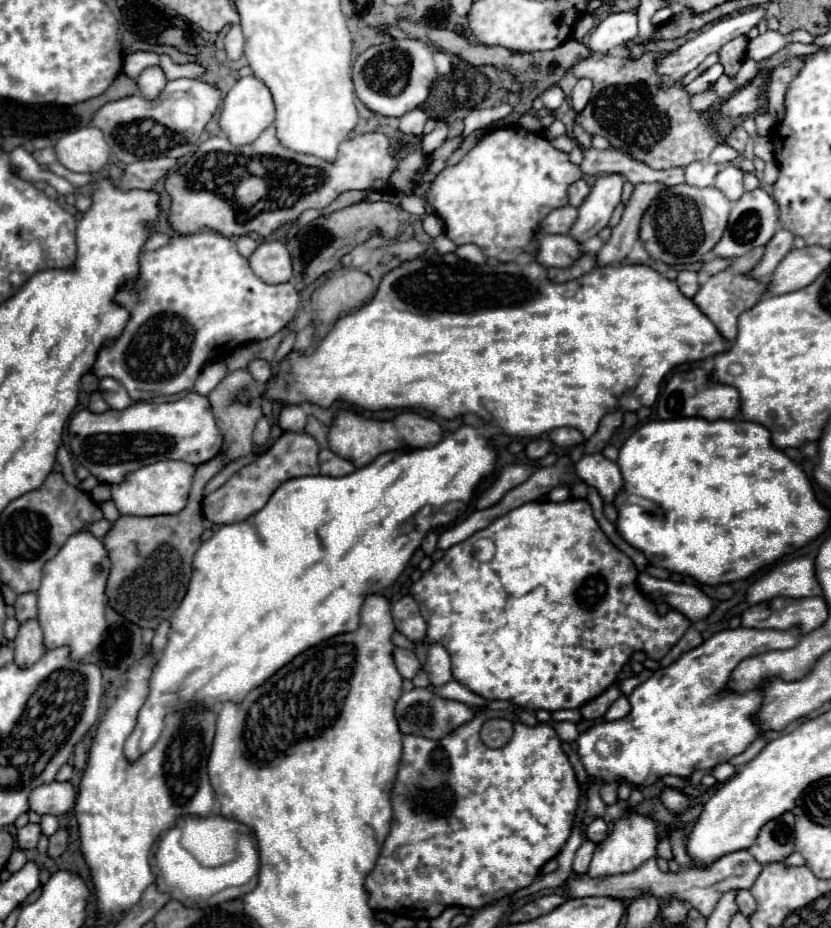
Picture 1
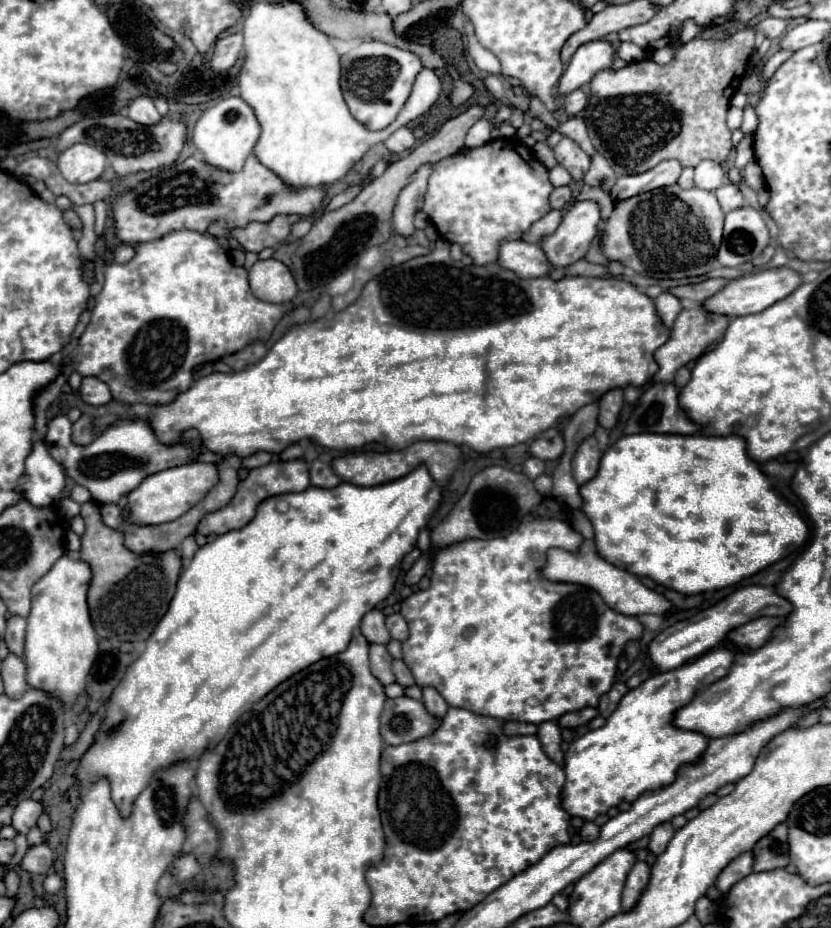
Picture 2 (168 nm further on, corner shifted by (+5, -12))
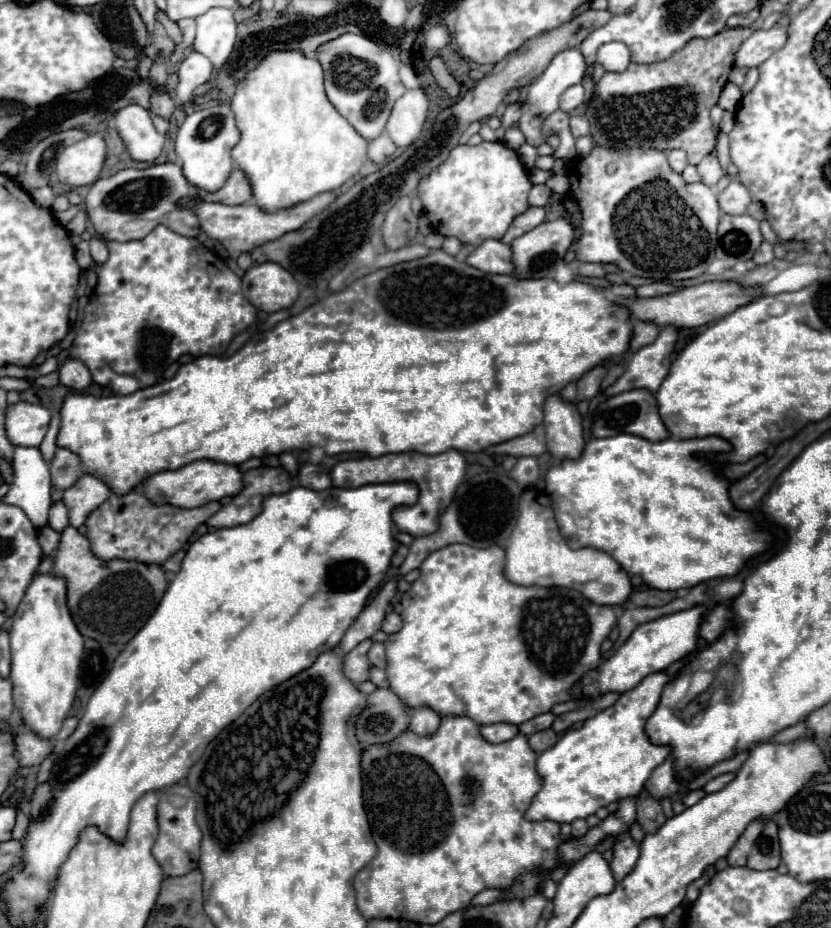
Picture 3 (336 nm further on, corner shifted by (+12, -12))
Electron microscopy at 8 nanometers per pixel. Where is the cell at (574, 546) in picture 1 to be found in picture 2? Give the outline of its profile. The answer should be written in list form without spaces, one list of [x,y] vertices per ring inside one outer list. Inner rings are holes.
[[[527,515],[523,519],[523,525],[515,533],[509,533],[507,537],[497,537],[495,541],[475,541],[475,539],[461,541],[461,543],[455,543],[455,545],[435,553],[431,559],[431,569],[433,569],[431,587],[409,595],[401,603],[401,615],[407,619],[407,625],[409,625],[409,637],[401,643],[403,645],[403,661],[411,669],[415,683],[419,687],[435,687],[443,695],[443,699],[449,703],[449,707],[461,707],[461,709],[473,711],[477,715],[487,715],[487,717],[495,717],[501,721],[525,721],[525,723],[541,725],[545,721],[555,721],[557,717],[561,717],[563,713],[569,713],[569,711],[579,711],[583,707],[597,707],[599,697],[603,693],[607,693],[613,685],[615,671],[617,671],[617,659],[619,659],[625,643],[631,639],[639,639],[639,633],[643,633],[643,625],[635,617],[627,617],[621,613],[617,613],[615,625],[611,621],[603,623],[609,607],[603,603],[599,593],[595,593],[593,589],[587,589],[583,585],[553,583],[553,581],[539,577],[537,569],[543,565],[547,549],[561,547],[567,551],[577,551],[581,541],[583,541],[583,537],[563,521],[535,519],[535,517]]]

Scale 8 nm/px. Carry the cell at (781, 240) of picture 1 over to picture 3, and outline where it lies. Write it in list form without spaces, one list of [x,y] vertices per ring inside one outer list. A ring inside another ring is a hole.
[[[650,283],[650,285],[642,285],[636,289],[638,291],[638,297],[646,299],[646,297],[660,297],[660,295],[668,295],[672,291],[680,291],[678,287],[674,285],[668,285],[668,283]]]

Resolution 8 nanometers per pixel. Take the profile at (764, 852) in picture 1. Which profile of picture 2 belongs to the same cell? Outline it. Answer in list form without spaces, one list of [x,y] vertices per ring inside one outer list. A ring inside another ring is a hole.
[[[781,823],[763,839],[759,839],[753,847],[753,855],[755,855],[753,871],[769,871],[777,867],[787,867],[789,863],[787,825]]]

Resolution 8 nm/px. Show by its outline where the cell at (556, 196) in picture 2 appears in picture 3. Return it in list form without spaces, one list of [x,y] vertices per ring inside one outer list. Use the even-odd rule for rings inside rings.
[[[534,185],[530,191],[530,197],[528,197],[528,203],[536,205],[536,207],[544,207],[544,205],[548,205],[550,197],[552,197],[552,191],[546,185]]]

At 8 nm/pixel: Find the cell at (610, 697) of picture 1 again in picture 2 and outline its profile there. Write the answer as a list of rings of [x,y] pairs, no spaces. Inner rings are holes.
[[[585,707],[585,709],[579,709],[579,711],[571,711],[571,713],[561,715],[557,719],[557,725],[559,727],[581,727],[581,725],[587,725],[595,715],[597,715],[597,709]]]

